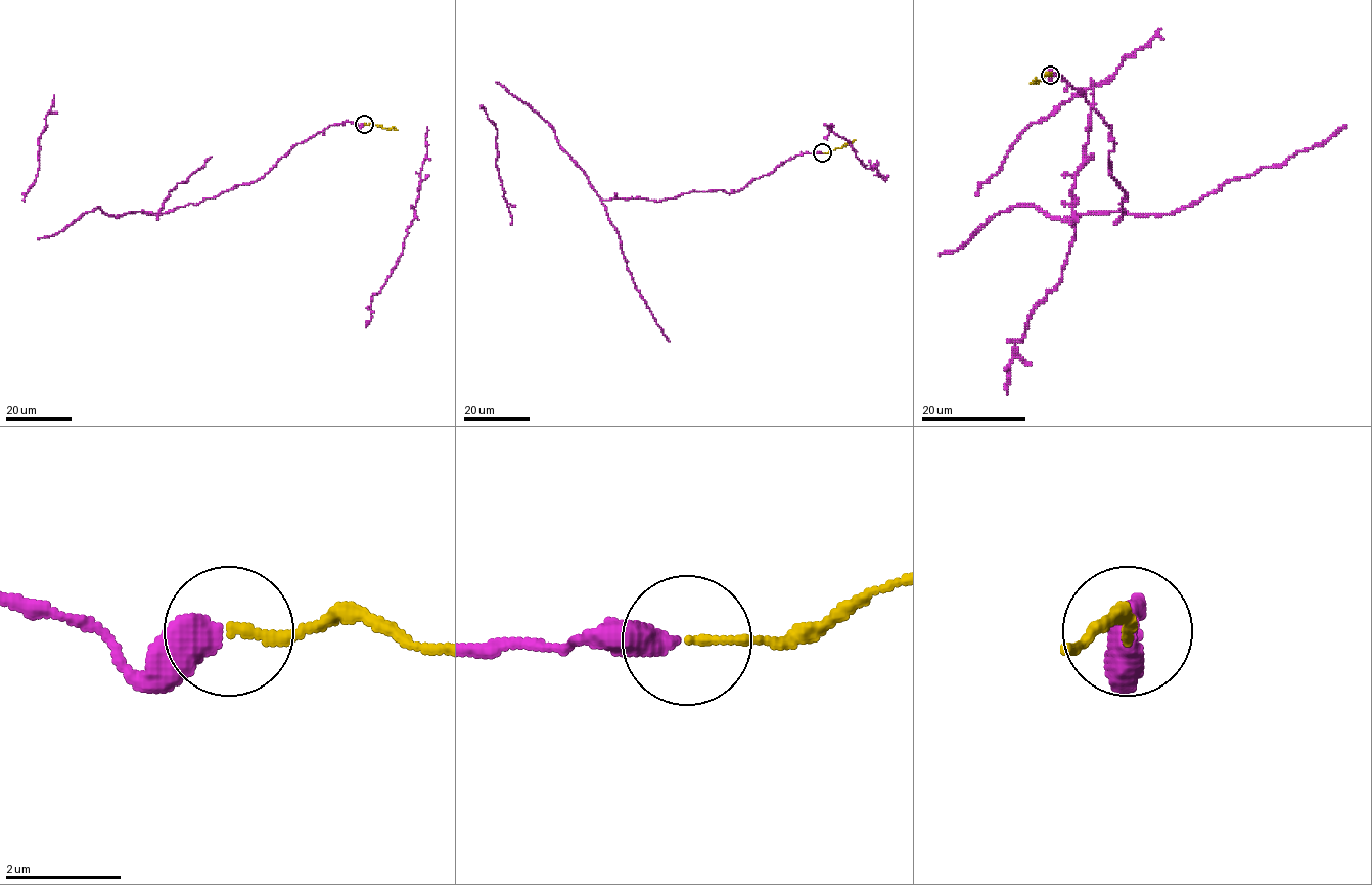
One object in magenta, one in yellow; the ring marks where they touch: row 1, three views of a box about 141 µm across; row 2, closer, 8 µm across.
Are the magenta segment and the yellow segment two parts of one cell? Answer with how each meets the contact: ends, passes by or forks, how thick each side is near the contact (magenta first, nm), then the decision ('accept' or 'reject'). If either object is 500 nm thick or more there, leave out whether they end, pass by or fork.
500 nm thick on the magenta side, 150 nm on the other; accept

